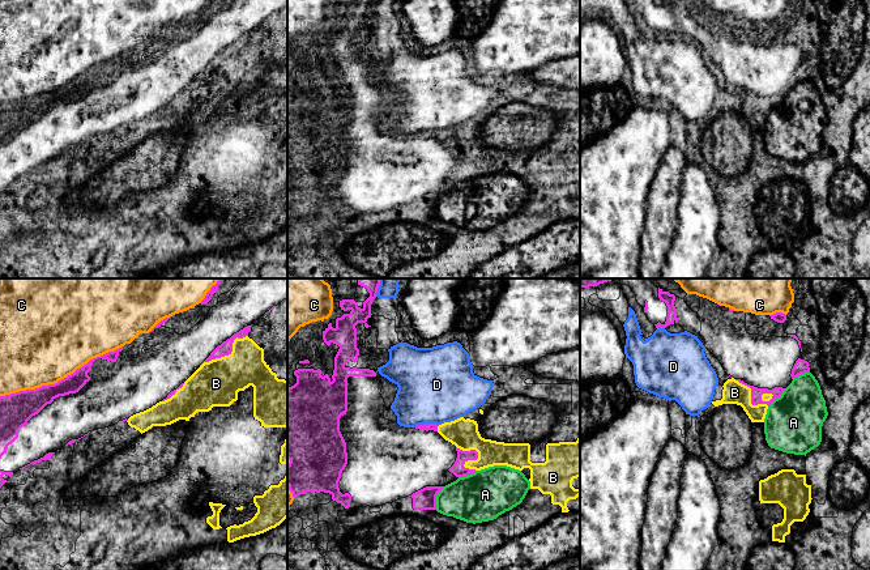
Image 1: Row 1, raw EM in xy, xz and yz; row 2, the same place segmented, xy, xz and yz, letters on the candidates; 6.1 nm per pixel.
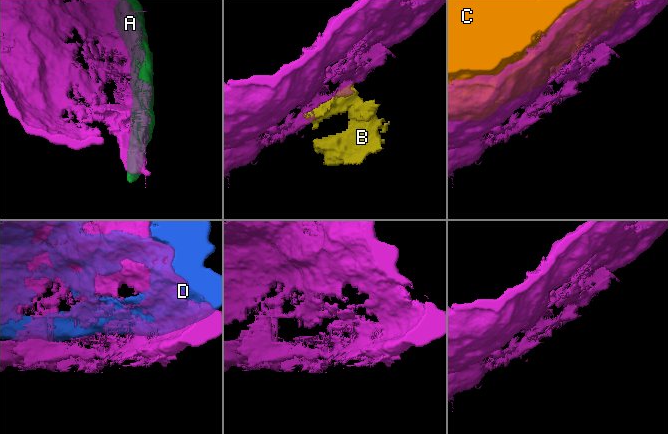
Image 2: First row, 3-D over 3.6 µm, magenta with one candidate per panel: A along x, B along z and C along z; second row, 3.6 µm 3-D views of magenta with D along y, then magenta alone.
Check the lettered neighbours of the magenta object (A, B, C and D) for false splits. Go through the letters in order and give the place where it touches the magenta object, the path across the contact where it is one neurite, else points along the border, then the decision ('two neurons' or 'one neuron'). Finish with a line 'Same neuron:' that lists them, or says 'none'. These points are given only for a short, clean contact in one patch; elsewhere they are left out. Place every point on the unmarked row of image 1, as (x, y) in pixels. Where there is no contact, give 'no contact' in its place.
A: contact xz (435, 205); two neurons
B: contact yz (751, 103); two neurons
C: contact xy (62, 86); two neurons
D: contact xz (426, 131); two neurons
Same neuron: none

